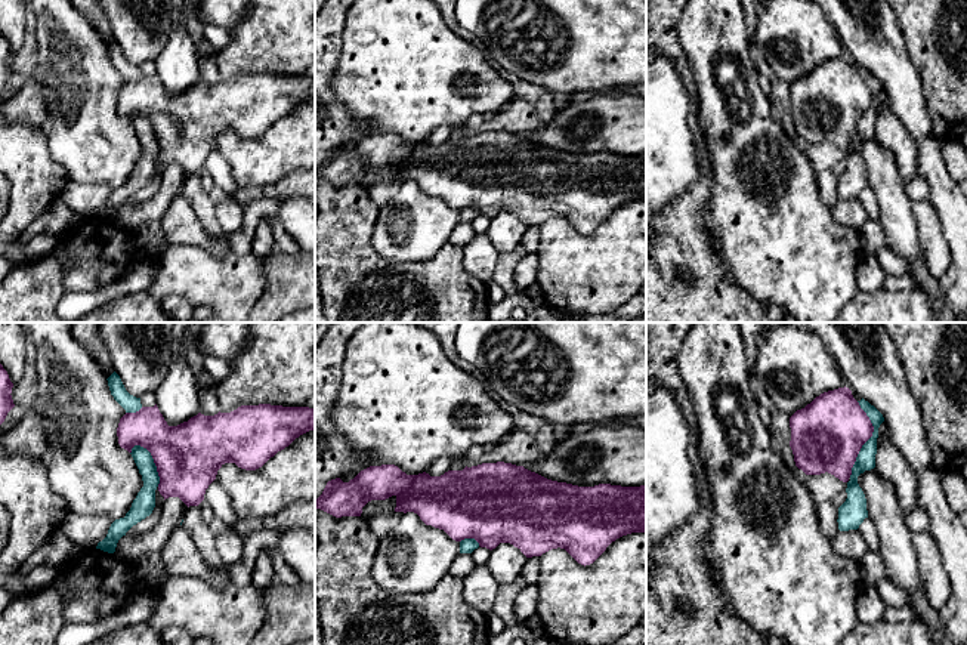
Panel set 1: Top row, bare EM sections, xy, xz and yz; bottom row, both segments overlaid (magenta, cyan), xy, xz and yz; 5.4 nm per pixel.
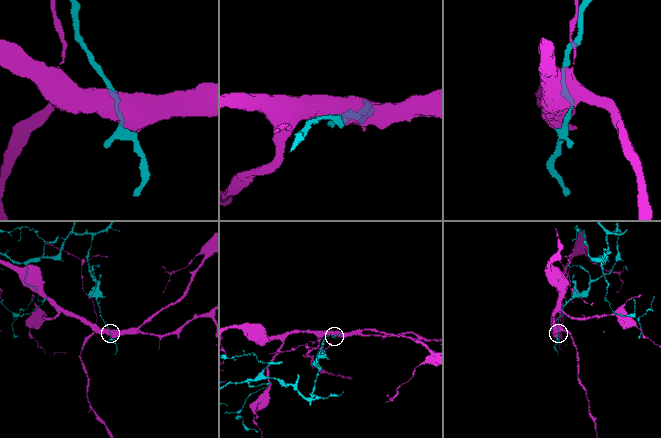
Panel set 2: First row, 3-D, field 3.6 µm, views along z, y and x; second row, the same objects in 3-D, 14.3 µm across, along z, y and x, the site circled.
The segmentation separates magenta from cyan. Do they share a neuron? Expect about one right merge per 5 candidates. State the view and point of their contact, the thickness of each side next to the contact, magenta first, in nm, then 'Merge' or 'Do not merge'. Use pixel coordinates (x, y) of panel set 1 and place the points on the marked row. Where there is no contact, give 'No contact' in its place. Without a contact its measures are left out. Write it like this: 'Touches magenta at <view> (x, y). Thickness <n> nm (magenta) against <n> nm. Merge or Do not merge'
Touches magenta at yz (868, 438). Thickness 400 nm (magenta) against 110 nm. Do not merge

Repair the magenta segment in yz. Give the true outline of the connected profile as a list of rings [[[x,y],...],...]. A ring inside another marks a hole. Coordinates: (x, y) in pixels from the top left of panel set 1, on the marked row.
[[[849,388],[816,396],[790,417],[790,447],[794,462],[806,475],[831,473],[843,482],[874,426]]]

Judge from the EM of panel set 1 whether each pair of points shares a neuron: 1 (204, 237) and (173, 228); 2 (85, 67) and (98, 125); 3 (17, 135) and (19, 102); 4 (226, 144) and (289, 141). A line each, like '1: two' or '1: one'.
1: one
2: one
3: two
4: one

